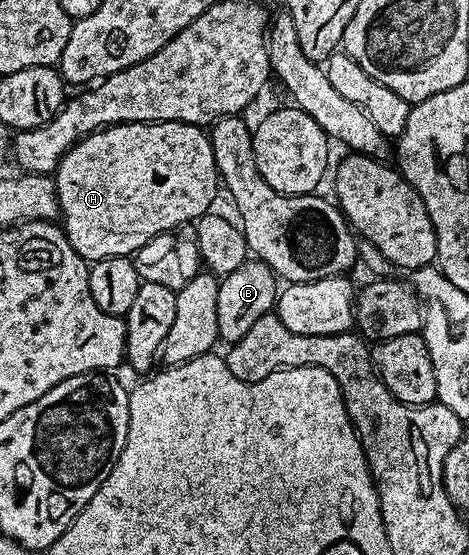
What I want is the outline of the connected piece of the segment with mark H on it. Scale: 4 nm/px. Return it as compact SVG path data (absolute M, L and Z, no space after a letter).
M125 122L93 130L58 159L52 177L61 229L70 247L90 264L102 258L133 256L157 234L193 223L213 207L210 205L214 202L214 193L220 190L209 133L201 126L183 122Z

